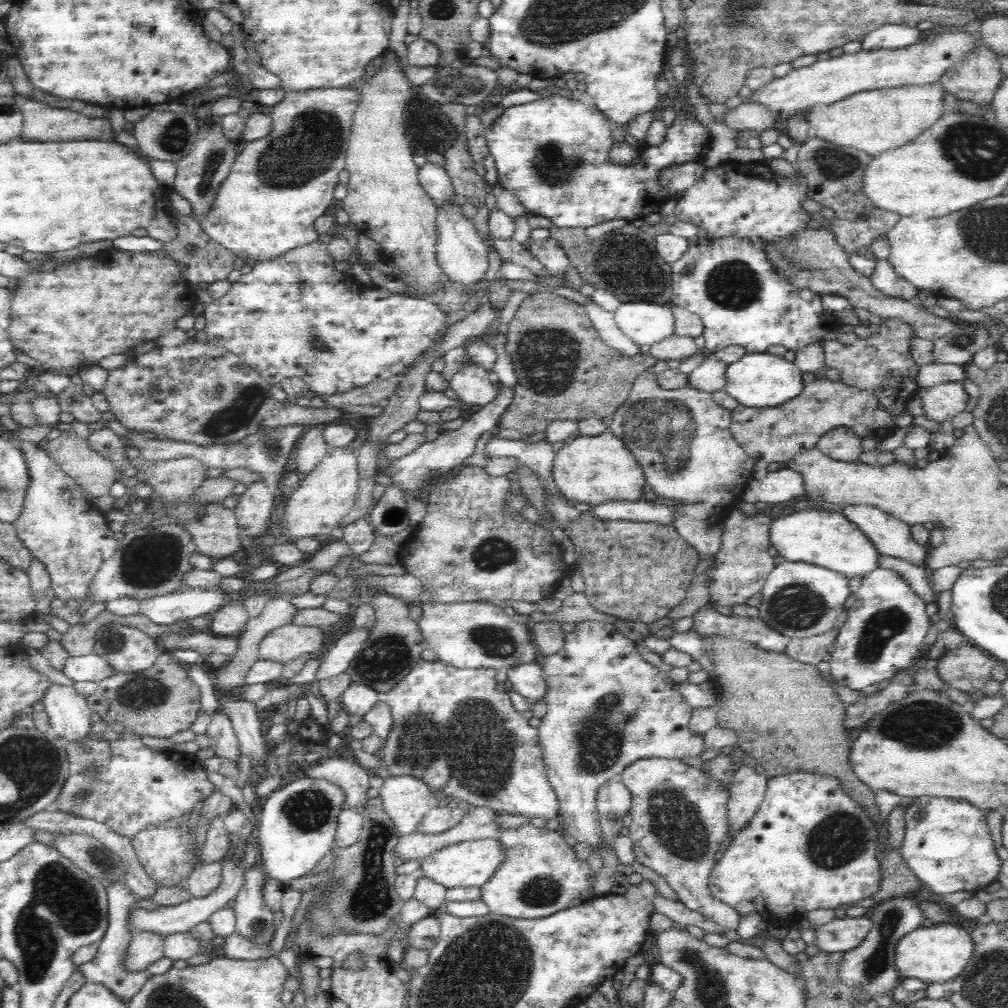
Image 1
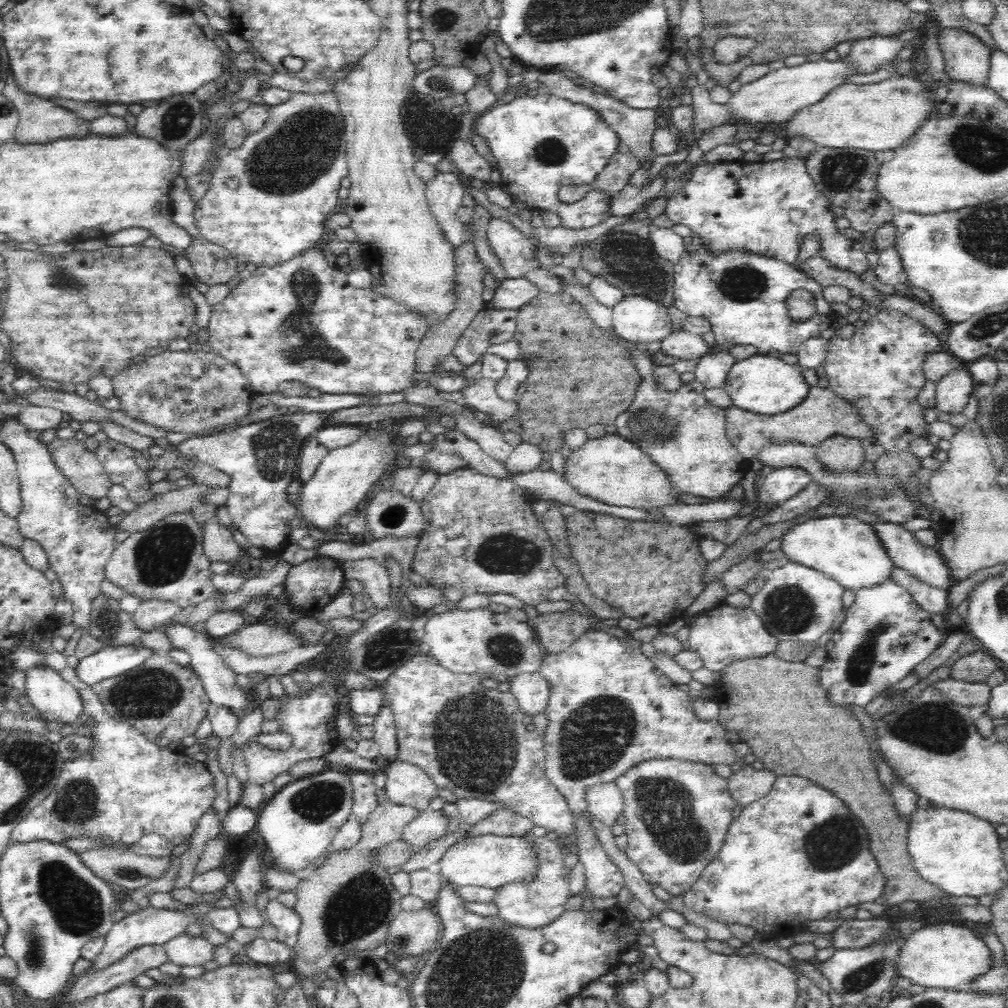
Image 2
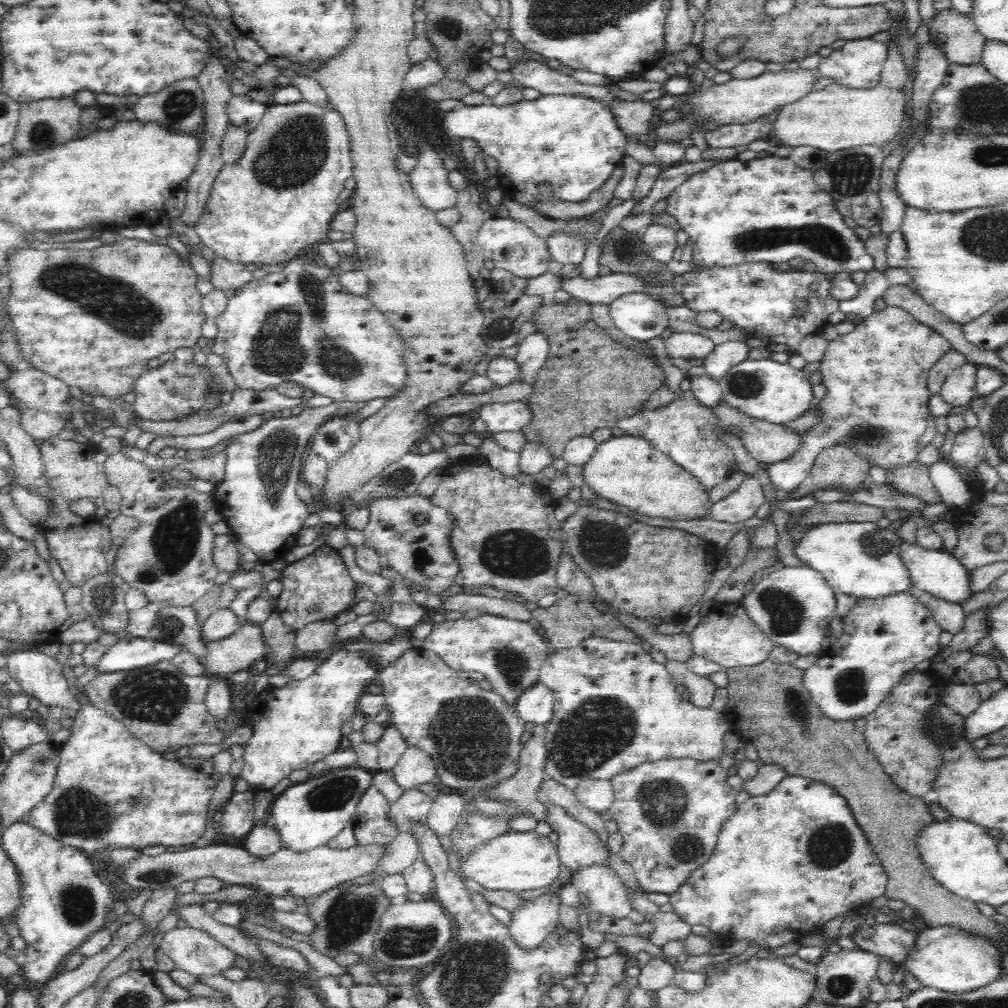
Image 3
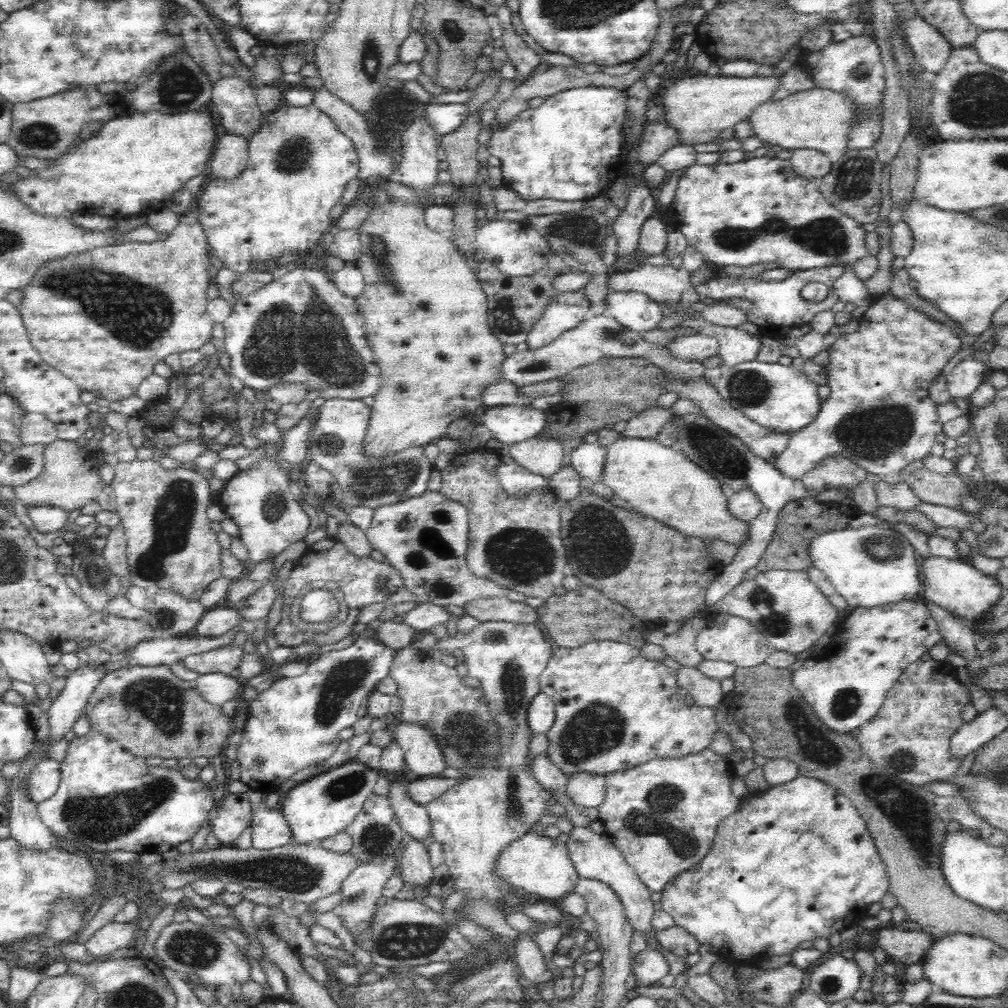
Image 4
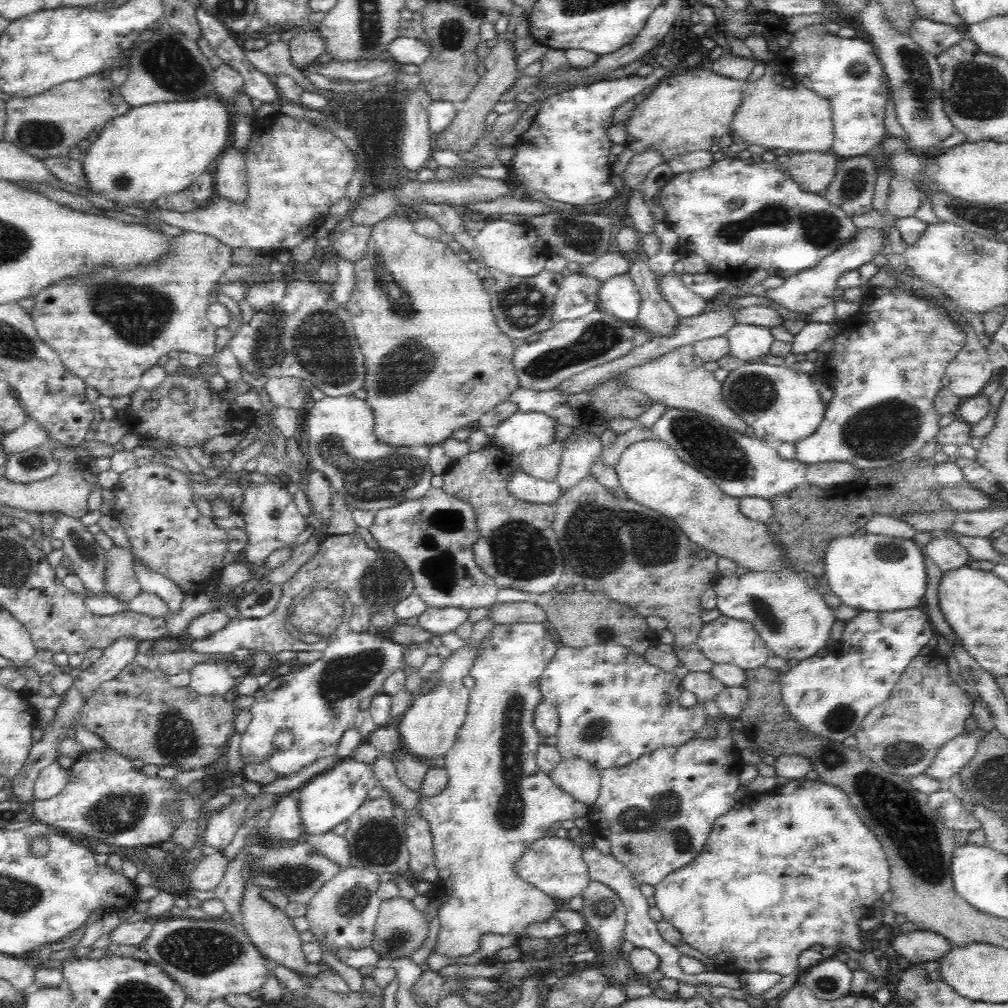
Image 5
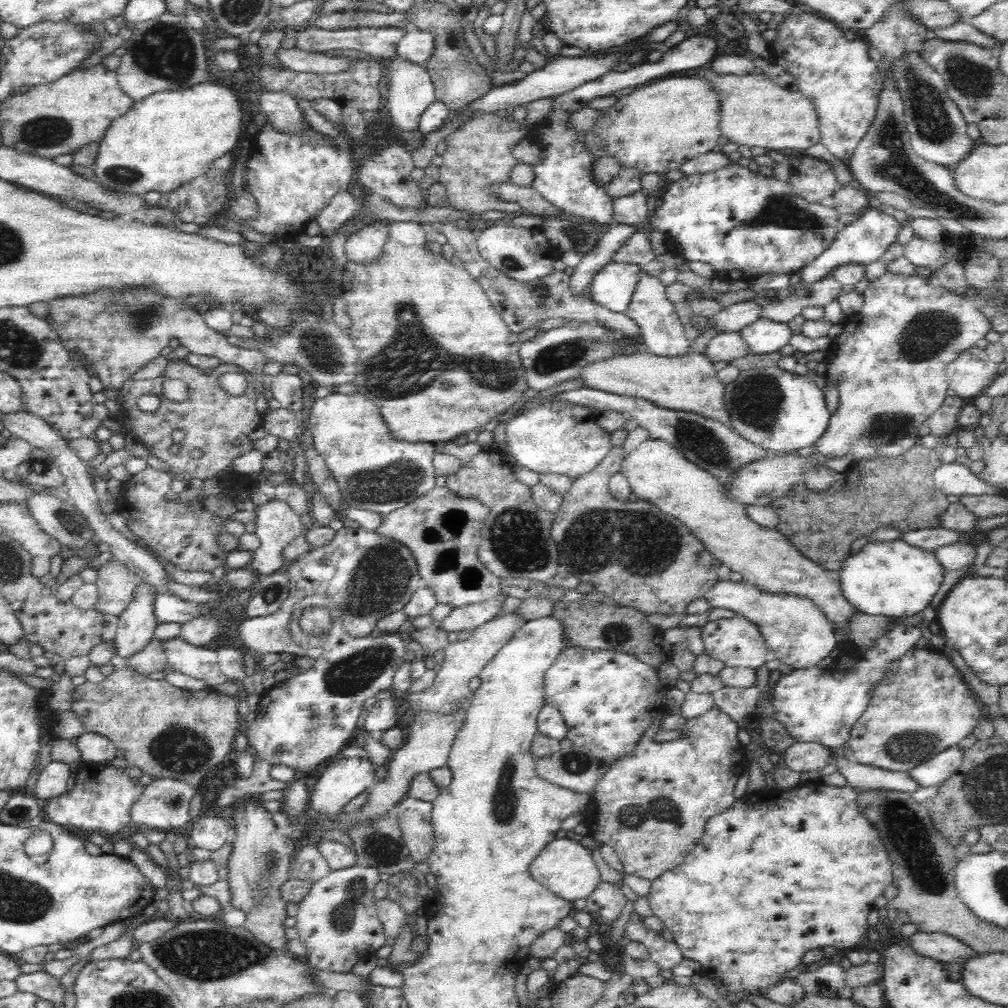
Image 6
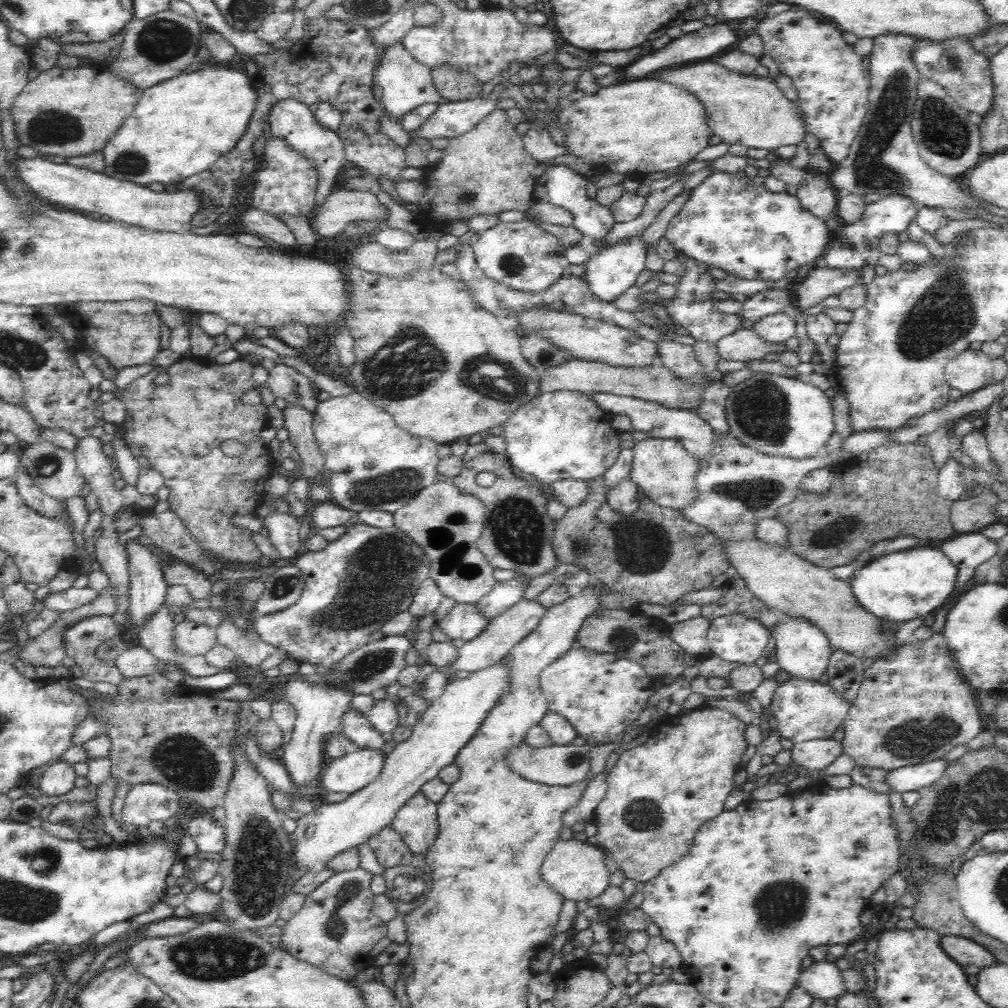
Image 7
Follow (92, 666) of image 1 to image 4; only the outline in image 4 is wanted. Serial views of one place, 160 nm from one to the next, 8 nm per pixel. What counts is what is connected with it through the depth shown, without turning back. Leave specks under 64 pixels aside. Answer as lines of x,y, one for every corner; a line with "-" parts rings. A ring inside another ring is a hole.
237,627
228,630
226,634
214,637
163,639
154,637
152,640
133,646
127,652
127,656
130,656
136,665
163,666
170,669
175,662
182,661
182,658
186,658
186,656
230,646
238,633

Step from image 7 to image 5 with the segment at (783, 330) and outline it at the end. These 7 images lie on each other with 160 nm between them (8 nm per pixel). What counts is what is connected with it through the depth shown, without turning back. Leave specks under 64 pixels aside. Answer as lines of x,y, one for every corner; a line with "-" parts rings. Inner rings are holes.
740,323
738,326
734,326
725,337
730,341
731,356
746,362
768,355
772,344
777,342
770,328
752,324

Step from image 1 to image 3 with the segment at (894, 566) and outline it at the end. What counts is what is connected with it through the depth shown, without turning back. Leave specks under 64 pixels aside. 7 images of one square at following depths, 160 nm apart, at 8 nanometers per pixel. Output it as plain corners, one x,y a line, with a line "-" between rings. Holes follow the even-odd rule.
914,585
909,588
909,593
918,602
923,603
927,607
942,631
950,632
953,636
963,631
966,612
962,609
962,605
952,604
942,599
934,598
932,595
917,589

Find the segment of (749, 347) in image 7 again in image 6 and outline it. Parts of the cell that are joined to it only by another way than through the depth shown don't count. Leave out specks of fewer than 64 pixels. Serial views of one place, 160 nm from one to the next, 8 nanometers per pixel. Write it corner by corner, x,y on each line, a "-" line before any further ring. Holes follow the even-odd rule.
741,332
718,333
706,348
706,358
714,362
730,362
750,356

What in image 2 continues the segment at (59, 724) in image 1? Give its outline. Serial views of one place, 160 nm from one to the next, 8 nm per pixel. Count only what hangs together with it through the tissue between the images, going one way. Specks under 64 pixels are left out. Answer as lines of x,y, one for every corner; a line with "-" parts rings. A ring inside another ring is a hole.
43,661
42,664
24,670
24,675
24,695
40,711
45,722
83,720
82,699
61,673

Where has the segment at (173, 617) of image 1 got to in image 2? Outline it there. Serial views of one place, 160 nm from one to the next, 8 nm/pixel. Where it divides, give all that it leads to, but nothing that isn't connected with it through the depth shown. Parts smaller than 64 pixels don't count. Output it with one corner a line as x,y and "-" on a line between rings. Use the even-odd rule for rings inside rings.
152,599
142,601
138,610
133,612
132,618
134,624
142,632
150,632
164,625
176,612
179,606
168,601

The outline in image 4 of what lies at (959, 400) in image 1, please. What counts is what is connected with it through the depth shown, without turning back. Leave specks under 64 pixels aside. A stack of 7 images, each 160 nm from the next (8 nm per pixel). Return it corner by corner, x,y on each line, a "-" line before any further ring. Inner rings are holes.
972,356
965,358
947,374
947,389
952,398
968,399
984,382
989,366

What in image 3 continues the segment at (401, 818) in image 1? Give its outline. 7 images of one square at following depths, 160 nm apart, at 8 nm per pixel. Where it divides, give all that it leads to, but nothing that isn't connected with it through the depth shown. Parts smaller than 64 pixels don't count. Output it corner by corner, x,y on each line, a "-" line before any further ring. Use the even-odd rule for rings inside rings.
408,746
390,774
394,776
394,781
400,788
406,791
417,789
426,782
434,782
437,777
436,768
436,764
427,752
417,746

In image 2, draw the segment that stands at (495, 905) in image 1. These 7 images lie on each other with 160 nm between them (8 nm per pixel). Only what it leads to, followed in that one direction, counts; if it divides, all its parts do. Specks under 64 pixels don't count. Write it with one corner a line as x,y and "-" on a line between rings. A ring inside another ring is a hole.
532,833
528,834
525,838
530,843
534,843
536,849
538,849
539,871
537,872
537,879
531,883
507,884
497,888
496,907
500,910
499,918
507,922
508,925
532,930
542,928
556,921
565,912
565,905
570,896
568,893
568,874
566,875
564,869
562,869
564,851
561,845
557,841
552,842
552,840
546,840
544,837
536,838

